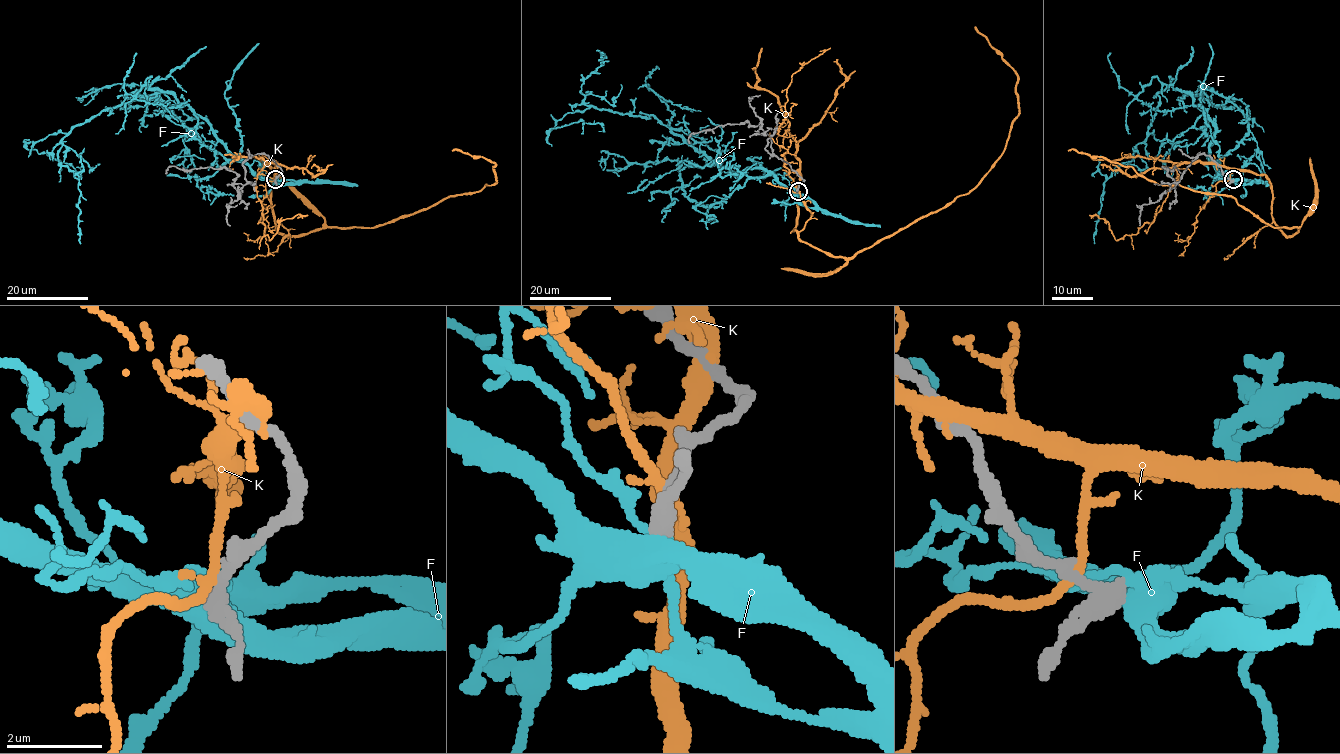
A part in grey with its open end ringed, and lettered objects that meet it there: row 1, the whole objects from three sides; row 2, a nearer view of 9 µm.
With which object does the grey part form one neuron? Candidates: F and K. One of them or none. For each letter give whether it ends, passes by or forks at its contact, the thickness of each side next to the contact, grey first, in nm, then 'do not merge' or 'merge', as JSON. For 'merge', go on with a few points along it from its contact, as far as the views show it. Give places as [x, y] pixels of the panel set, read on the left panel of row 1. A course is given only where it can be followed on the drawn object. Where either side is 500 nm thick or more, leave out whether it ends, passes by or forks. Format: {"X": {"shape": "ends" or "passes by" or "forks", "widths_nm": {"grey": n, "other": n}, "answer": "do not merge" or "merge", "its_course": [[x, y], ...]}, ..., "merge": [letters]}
{"F": {"shape": "forks", "widths_nm": {"grey": 320, "other": 340}, "answer": "merge", "its_course": [[275, 180], [261, 179], [171, 94], [143, 86], [77, 124], [62, 140], [58, 159], [78, 180], [80, 243]]}, "K": {"shape": "passes by", "widths_nm": {"grey": 320, "other": 200}, "answer": "do not merge"}, "merge": ["F"]}

